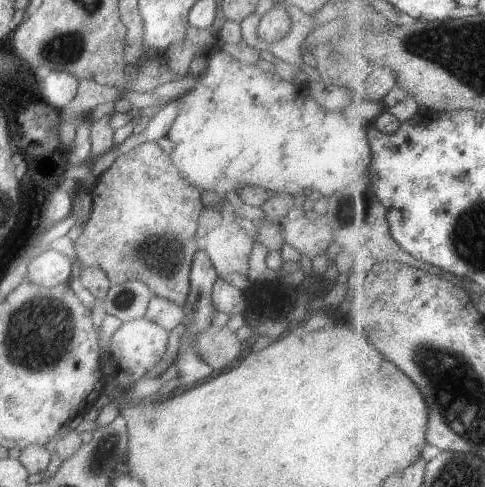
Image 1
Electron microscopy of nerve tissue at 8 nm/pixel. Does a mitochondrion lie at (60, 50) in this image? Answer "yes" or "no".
yes

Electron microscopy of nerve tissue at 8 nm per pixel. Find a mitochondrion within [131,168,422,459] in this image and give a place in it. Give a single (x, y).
(162, 255)

